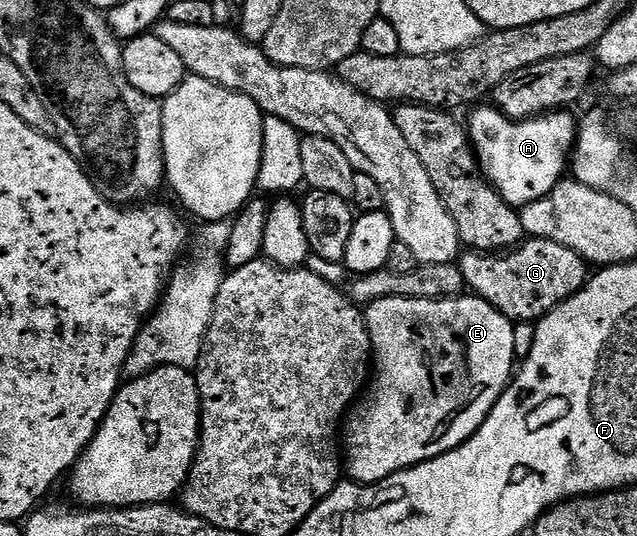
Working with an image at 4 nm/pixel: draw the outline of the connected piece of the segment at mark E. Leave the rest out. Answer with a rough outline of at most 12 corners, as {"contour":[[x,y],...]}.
{"contour":[[474,294],[366,305],[374,375],[341,428],[379,484],[460,448],[513,379]]}

